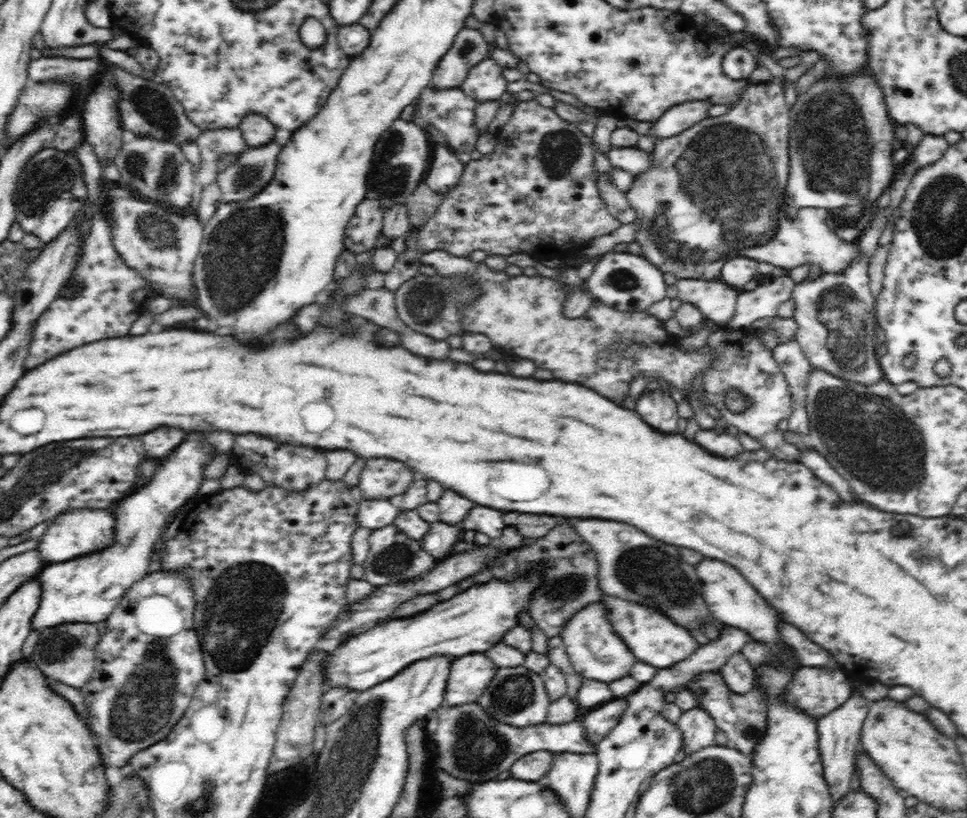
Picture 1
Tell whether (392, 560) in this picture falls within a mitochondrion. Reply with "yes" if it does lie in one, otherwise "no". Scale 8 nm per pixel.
yes

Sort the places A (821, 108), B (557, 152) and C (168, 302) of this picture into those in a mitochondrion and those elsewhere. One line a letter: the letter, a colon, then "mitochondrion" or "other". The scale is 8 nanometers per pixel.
A: mitochondrion
B: mitochondrion
C: other

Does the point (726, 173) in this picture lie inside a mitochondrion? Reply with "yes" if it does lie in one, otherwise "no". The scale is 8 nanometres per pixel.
yes

